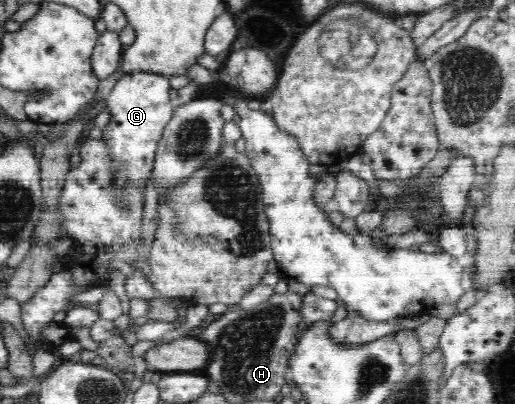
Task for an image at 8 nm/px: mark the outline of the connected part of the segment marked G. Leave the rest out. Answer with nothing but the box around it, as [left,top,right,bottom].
[102,71,176,195]

